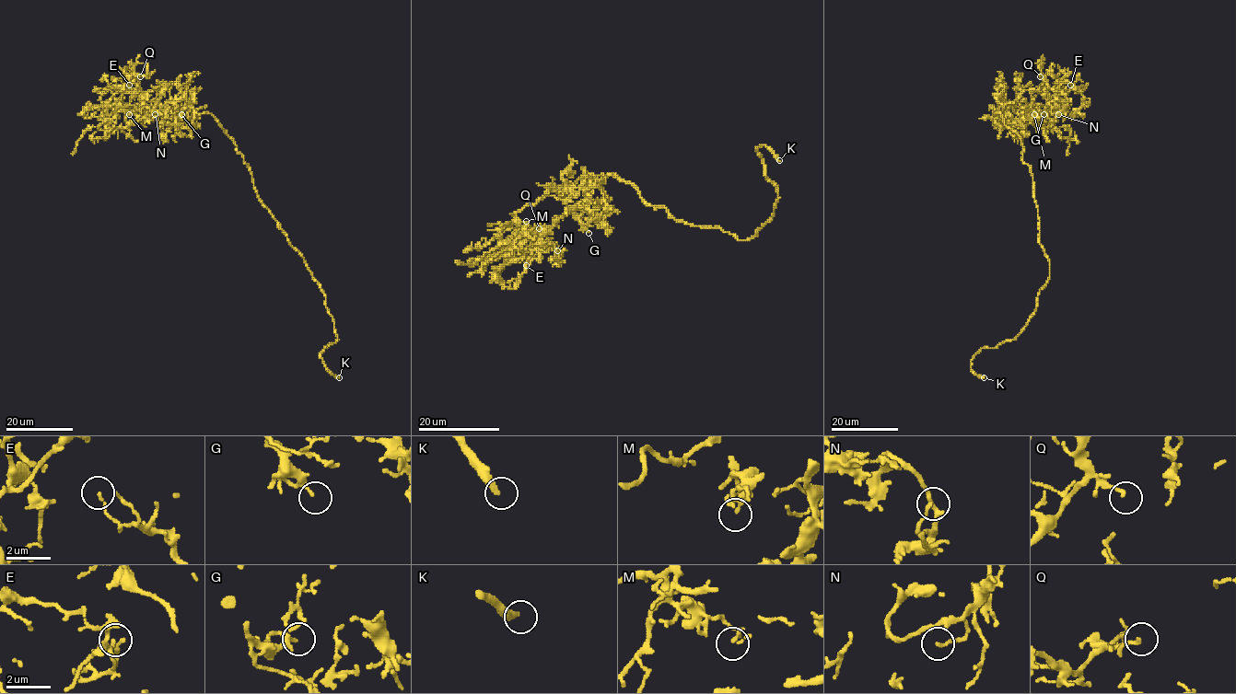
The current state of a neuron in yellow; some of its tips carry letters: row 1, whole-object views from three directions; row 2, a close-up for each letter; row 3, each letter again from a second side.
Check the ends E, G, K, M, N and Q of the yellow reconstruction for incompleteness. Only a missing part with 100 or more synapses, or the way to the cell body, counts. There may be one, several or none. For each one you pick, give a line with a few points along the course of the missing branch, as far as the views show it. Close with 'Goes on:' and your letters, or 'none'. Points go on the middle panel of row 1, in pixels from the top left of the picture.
K: missing branch runs (779, 160), (784, 166), (789, 166), (791, 170)
Goes on: K

